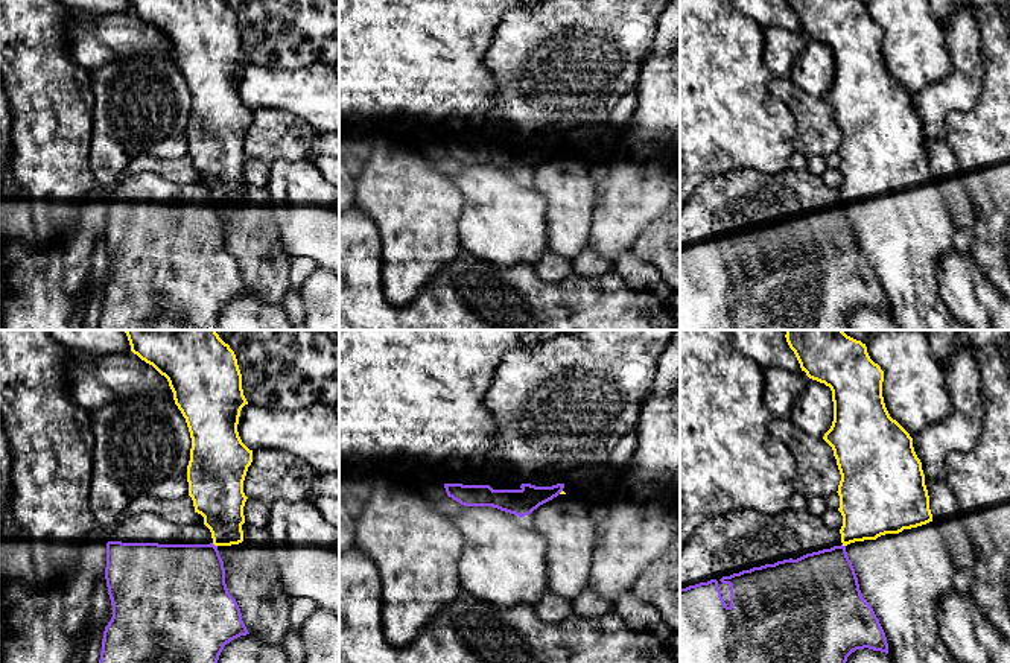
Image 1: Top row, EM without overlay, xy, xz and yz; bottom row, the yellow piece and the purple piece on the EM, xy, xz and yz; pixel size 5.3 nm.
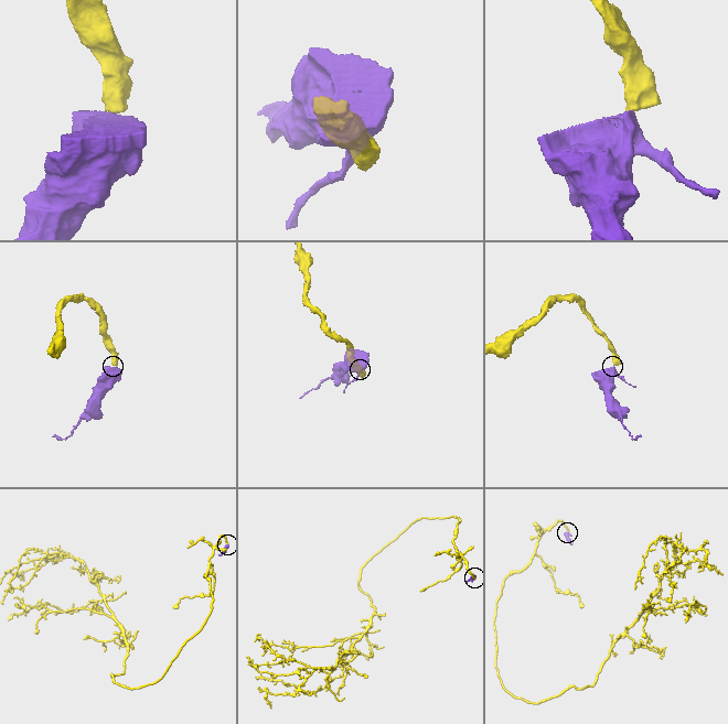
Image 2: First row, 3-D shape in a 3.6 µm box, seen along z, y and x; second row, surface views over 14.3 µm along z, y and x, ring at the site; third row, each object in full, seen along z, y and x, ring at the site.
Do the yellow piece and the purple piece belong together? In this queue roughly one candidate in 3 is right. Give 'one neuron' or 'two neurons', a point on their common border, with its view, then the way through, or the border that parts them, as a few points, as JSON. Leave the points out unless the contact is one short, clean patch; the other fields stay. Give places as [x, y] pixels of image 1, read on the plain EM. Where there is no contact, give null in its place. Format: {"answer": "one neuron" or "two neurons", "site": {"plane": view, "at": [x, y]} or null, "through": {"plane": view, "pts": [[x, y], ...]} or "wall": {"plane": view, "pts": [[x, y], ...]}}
{"answer": "two neurons", "site": {"plane": "xy", "at": [215, 204]}, "wall": {"plane": "xy", "pts": [[212, 203], [216, 206]]}}

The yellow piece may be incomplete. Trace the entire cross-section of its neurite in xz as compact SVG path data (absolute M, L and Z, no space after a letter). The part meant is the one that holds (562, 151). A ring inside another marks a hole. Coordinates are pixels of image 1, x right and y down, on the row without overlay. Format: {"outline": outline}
{"outline": "M561 151L529 173L529 184L546 198L549 249L569 260L589 246L598 189L589 167Z"}

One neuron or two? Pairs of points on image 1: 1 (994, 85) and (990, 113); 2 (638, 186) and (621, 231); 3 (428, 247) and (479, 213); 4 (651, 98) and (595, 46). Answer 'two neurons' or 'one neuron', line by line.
1: one neuron
2: one neuron
3: two neurons
4: two neurons

